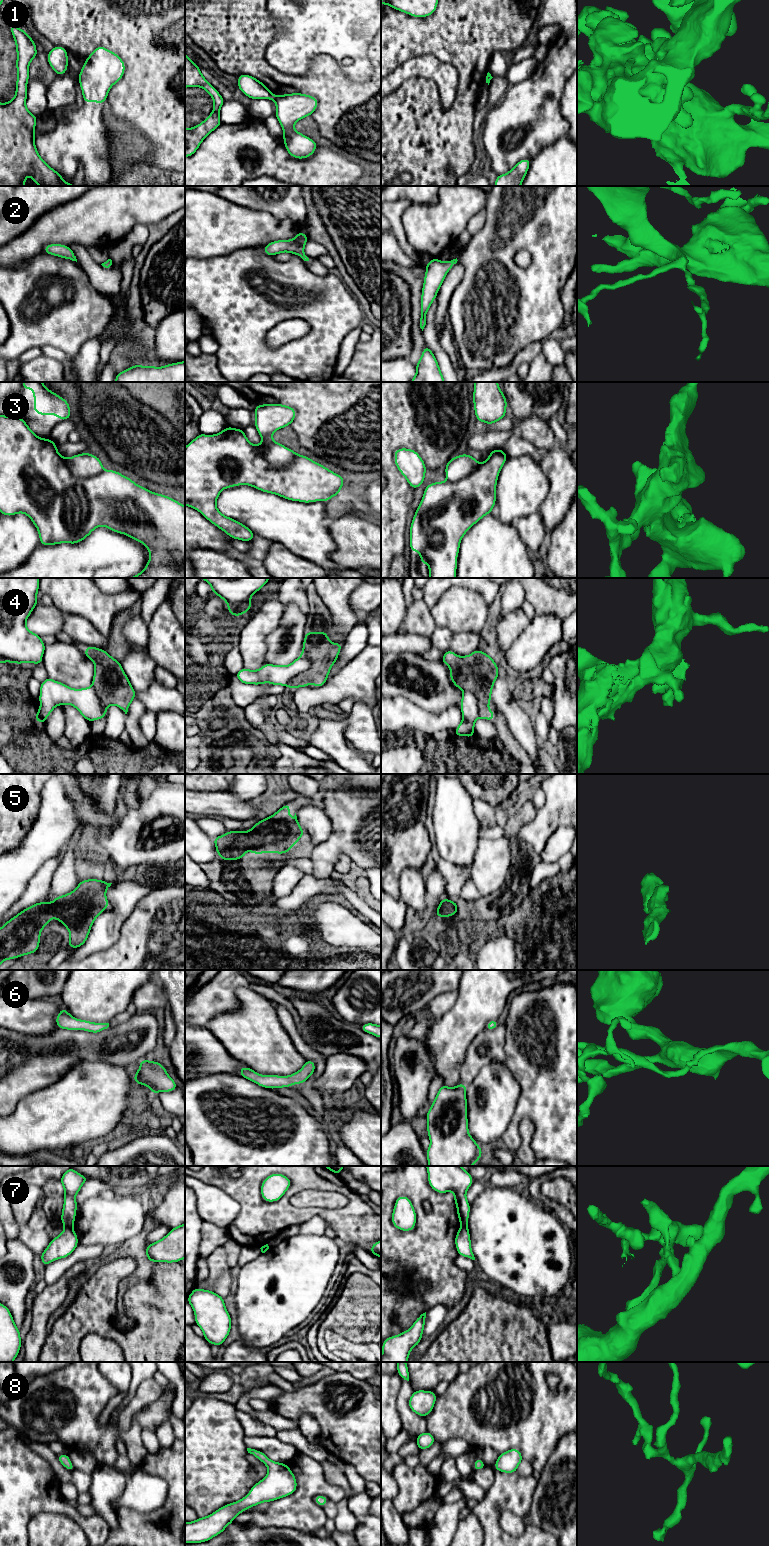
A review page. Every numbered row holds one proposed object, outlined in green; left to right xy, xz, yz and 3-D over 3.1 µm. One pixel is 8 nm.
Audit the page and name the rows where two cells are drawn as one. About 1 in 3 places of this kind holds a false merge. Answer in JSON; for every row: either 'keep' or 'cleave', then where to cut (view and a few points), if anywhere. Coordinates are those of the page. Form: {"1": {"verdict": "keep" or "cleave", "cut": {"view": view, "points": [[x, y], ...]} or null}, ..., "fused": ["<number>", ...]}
{"1": {"verdict": "cleave", "cut": {"view": "xz", "points": [[277, 96], [273, 100]]}}, "2": {"verdict": "keep", "cut": null}, "3": {"verdict": "keep", "cut": null}, "4": {"verdict": "cleave", "cut": {"view": "xz", "points": [[306, 657], [310, 665], [299, 672], [286, 685]]}}, "5": {"verdict": "keep", "cut": null}, "6": {"verdict": "keep", "cut": null}, "7": {"verdict": "cleave", "cut": {"view": "xy", "points": [[65, 1226], [71, 1228]]}}, "8": {"verdict": "keep", "cut": null}, "fused": ["1", "4", "7"]}

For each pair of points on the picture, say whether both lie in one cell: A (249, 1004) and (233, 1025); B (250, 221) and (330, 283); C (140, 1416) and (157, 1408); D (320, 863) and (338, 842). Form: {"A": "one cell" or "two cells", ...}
{"A": "one cell", "B": "two cells", "C": "one cell", "D": "one cell"}

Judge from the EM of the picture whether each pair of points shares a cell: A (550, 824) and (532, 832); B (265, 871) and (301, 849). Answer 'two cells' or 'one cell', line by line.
A: one cell
B: one cell

